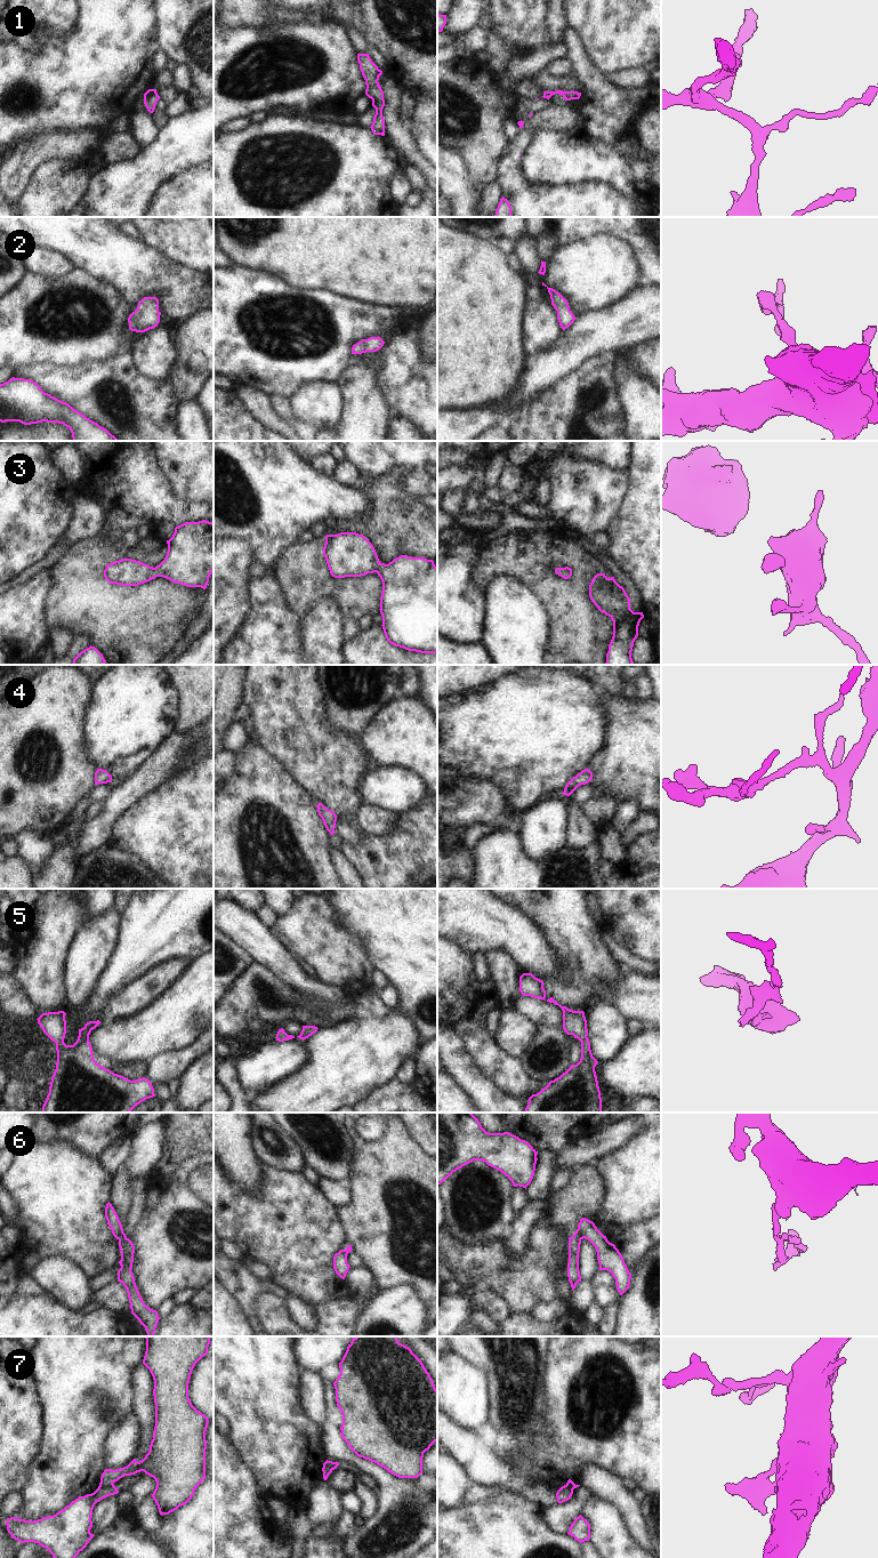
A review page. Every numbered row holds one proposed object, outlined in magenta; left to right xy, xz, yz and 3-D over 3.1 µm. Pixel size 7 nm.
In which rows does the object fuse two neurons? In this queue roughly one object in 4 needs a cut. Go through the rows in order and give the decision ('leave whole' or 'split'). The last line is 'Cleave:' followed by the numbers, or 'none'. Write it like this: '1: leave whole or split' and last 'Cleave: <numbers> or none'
1: leave whole
2: leave whole
3: leave whole
4: leave whole
5: leave whole
6: split
7: split
Cleave: 6, 7

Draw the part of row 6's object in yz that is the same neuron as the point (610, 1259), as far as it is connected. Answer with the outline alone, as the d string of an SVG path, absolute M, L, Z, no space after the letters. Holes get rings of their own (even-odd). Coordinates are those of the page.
M586 1218L580 1220L575 1232L581 1239L588 1239L595 1246L599 1270L607 1270L612 1274L618 1292L622 1295L629 1288L631 1274L619 1250L607 1240L593 1221Z

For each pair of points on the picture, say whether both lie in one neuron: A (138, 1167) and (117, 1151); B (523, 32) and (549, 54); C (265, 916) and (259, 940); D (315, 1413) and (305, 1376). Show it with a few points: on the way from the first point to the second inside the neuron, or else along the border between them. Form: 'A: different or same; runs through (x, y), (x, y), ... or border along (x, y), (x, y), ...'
A: different; border along (130, 1140), (129, 1157), (125, 1164)
B: different; border along (549, 46), (528, 54), (517, 55)
C: different; border along (254, 914), (270, 930)
D: same; runs through (314, 1404), (311, 1386)

